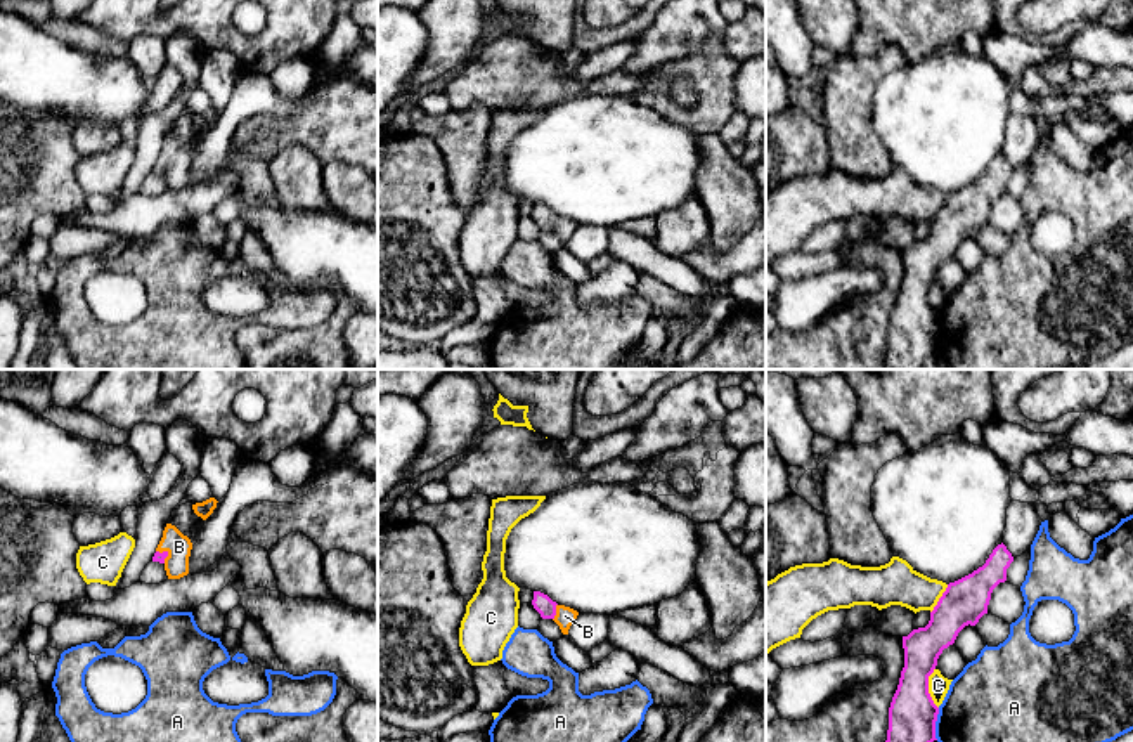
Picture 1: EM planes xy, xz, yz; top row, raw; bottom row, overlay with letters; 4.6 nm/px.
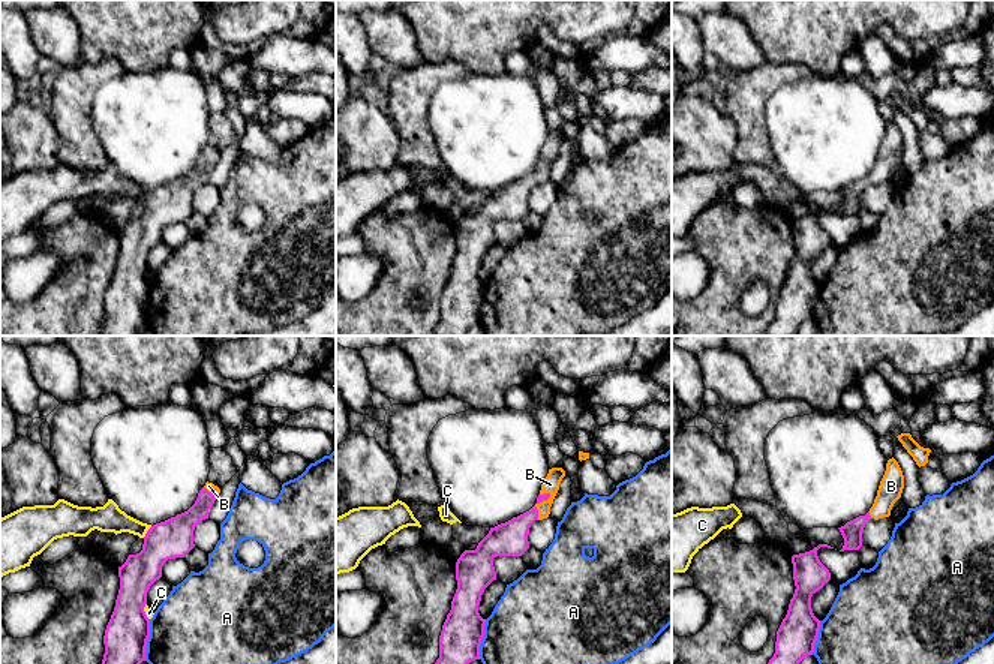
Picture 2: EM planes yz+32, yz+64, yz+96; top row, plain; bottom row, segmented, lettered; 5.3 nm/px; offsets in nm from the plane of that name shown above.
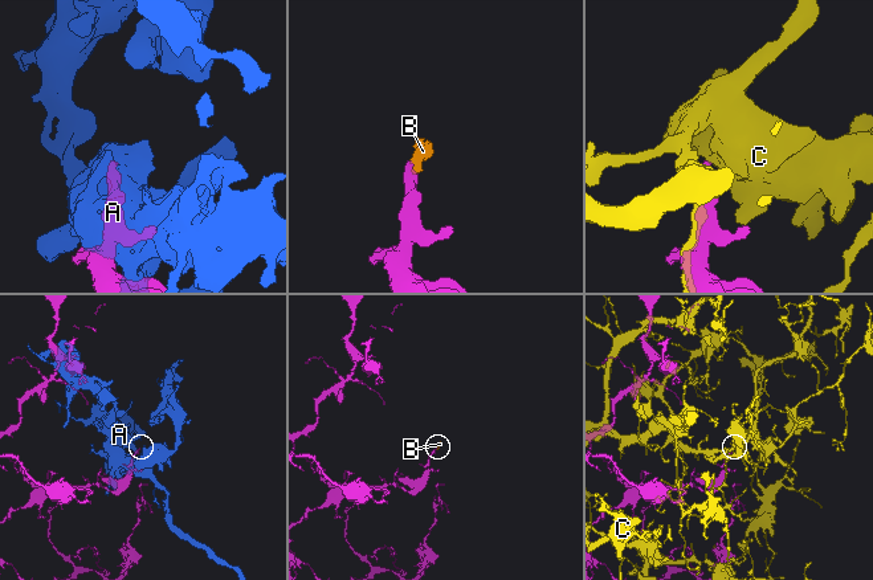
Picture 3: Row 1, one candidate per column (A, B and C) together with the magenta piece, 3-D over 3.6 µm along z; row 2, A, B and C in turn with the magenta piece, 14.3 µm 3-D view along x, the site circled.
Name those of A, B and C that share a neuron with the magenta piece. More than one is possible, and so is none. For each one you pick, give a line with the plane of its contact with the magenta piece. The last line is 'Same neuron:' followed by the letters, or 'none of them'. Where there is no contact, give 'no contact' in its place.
B: meets magenta in xz
Same neuron: B

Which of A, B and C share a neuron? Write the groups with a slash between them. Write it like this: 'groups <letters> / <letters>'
groups A / B / C

